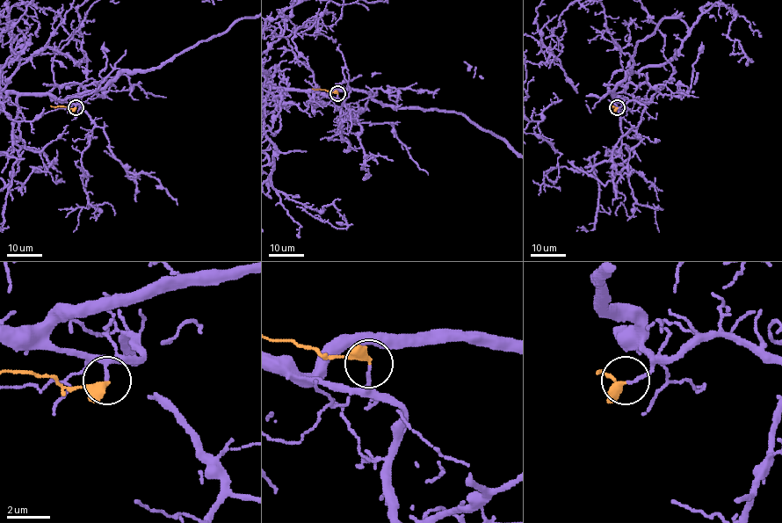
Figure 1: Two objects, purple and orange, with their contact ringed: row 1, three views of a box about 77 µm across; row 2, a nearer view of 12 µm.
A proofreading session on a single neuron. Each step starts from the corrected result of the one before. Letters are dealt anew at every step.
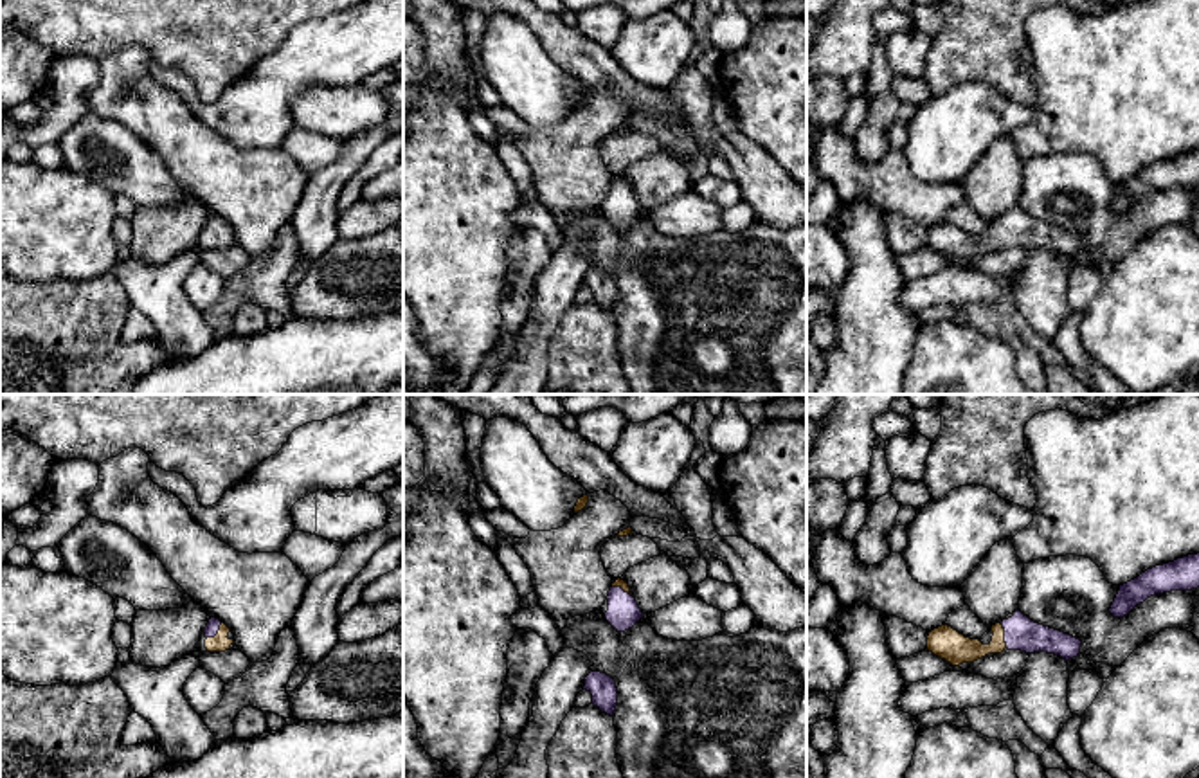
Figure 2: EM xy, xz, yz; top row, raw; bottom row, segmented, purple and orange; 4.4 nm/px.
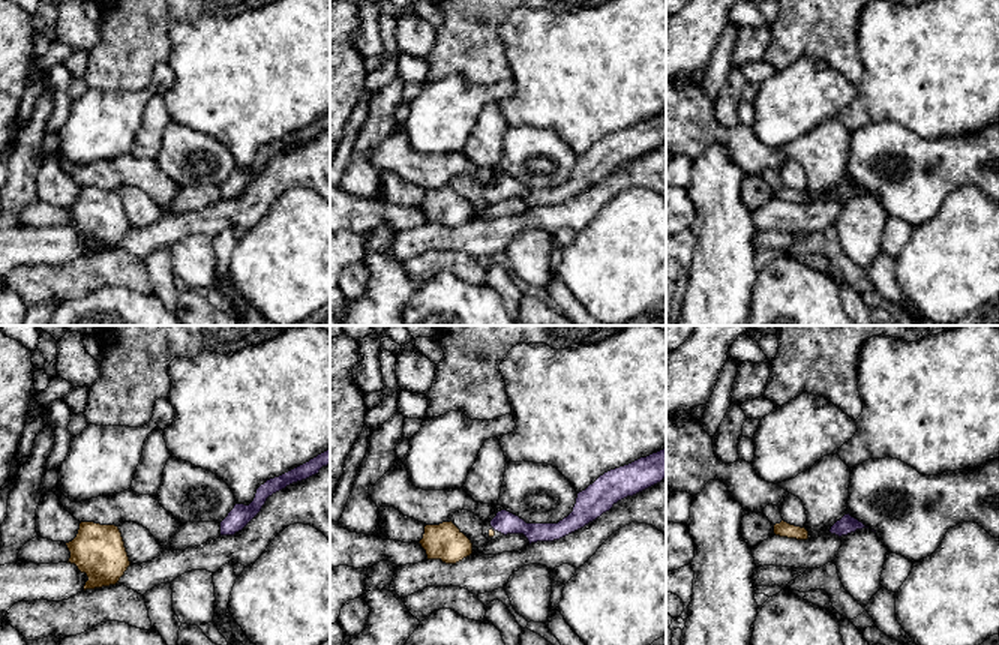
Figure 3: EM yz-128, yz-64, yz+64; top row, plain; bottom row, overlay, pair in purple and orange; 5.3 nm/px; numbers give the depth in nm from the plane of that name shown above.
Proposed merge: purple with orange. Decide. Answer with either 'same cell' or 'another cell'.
same cell

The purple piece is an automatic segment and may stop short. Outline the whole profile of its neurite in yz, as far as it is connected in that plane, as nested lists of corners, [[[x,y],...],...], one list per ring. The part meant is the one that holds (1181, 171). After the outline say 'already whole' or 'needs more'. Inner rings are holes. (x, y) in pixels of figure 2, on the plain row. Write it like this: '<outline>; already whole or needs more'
[[[1199,149],[1147,166],[1138,175],[1120,182],[1109,205],[1114,214],[1127,213],[1136,202],[1154,191],[1192,187],[1199,184]]]; already whole

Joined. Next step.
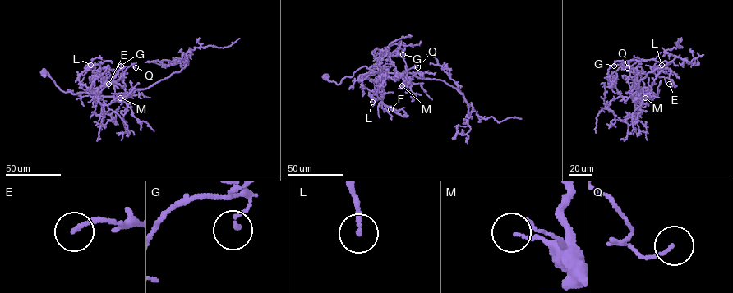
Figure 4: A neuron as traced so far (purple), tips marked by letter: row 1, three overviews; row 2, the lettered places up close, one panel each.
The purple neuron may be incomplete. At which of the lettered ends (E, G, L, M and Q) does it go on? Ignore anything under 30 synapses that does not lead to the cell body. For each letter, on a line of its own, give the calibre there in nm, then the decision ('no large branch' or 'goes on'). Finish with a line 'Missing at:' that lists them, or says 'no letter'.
E: 150 nm | no large branch
G: 130 nm | no large branch
L: 160 nm | no large branch
M: 100 nm | no large branch
Q: 80 nm | no large branch
Missing at: no letter

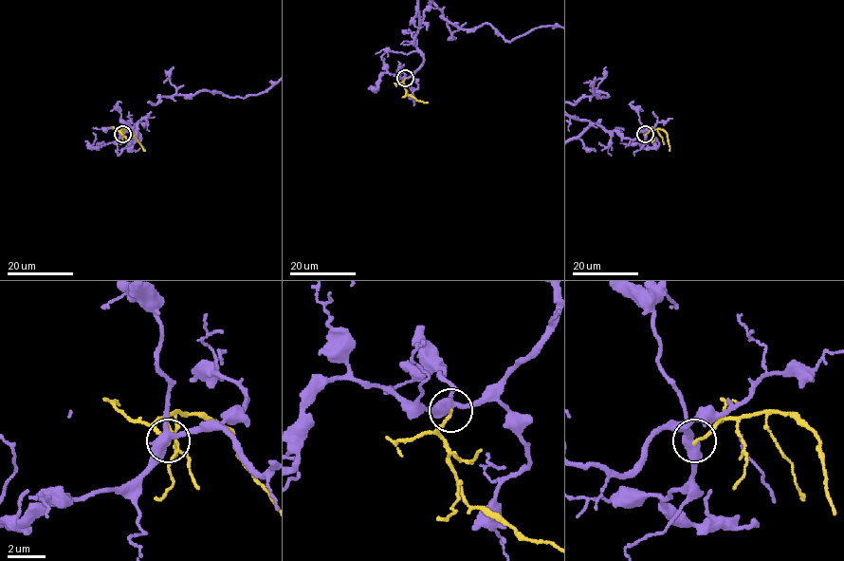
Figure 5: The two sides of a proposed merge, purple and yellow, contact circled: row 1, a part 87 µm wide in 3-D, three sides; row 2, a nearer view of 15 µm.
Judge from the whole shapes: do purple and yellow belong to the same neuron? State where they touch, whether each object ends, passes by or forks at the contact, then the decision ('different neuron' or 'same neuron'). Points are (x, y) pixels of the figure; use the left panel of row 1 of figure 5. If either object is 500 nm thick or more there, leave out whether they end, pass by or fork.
(122, 134) | purple forks | yellow ends | different neuron

